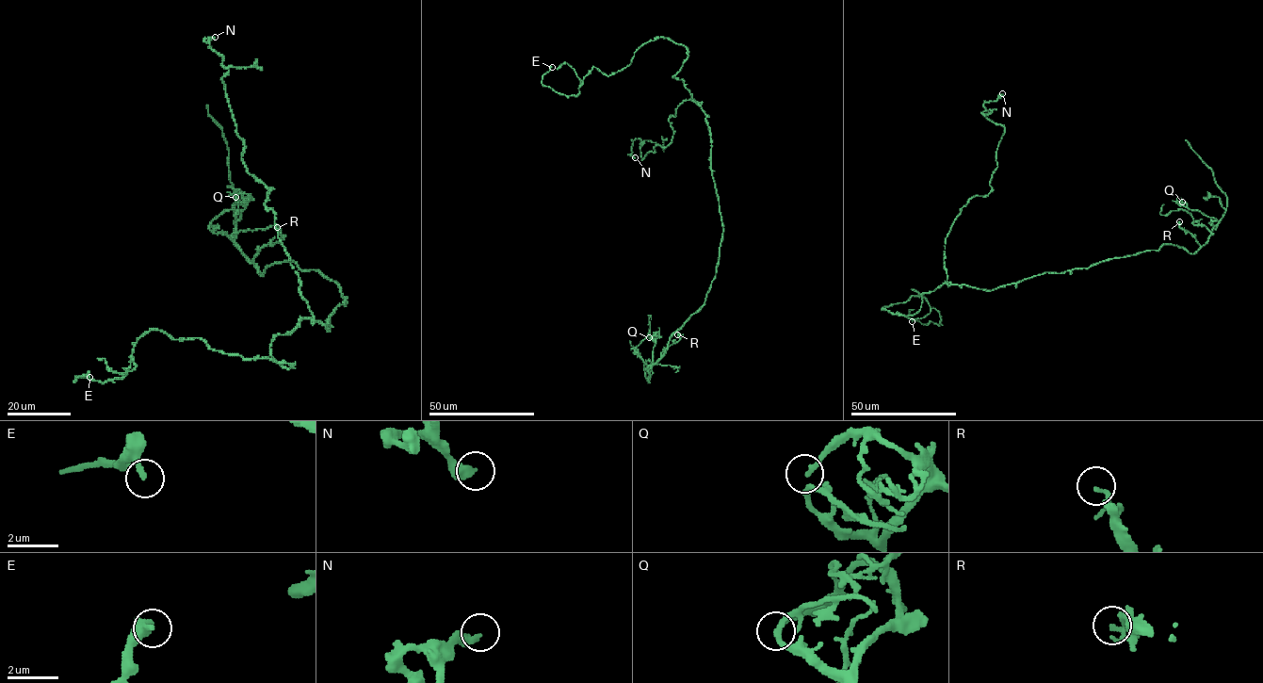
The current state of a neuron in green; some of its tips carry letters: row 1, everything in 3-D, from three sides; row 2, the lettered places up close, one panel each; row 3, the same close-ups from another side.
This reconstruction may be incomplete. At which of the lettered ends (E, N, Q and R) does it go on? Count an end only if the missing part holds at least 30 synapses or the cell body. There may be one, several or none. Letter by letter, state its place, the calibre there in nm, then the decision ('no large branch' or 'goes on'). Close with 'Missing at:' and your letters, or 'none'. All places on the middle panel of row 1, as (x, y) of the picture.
E: at (552, 67); 220 nm thick; no large branch
N: at (635, 157); 420 nm thick; no large branch
Q: at (649, 337); 150 nm thick; no large branch
R: at (677, 334); 120 nm thick; no large branch
Missing at: none

